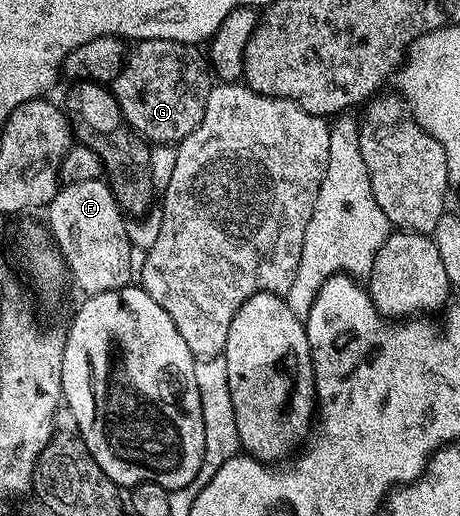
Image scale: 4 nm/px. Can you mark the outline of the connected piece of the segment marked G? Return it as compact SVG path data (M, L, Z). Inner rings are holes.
M147 38L140 39L134 46L132 51L128 51L123 68L112 79L112 94L118 100L126 123L145 140L153 144L178 144L191 134L204 115L213 85L210 63L204 51L194 43Z

